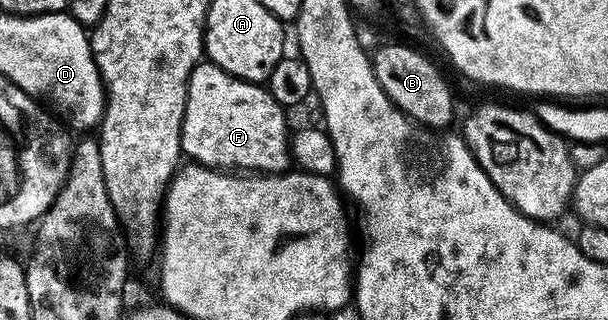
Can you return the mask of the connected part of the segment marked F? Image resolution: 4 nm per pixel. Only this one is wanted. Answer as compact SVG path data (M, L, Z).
M202 60L189 77L189 91L181 125L182 155L202 166L224 168L229 172L286 173L291 166L291 129L285 114L286 107L277 103L264 85L244 82L242 78L228 74L212 62Z

